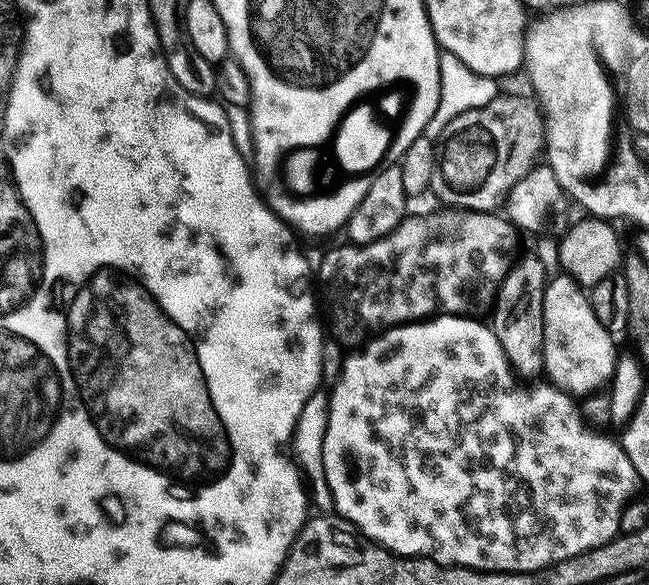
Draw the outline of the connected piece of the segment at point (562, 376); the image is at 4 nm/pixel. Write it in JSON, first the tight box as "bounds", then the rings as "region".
{"bounds":[544,274,616,398],"region":[[[557,274],[544,284],[544,372],[555,387],[576,398],[598,391],[603,384],[605,387],[616,369],[616,344],[598,322],[589,293],[576,281]]]}

